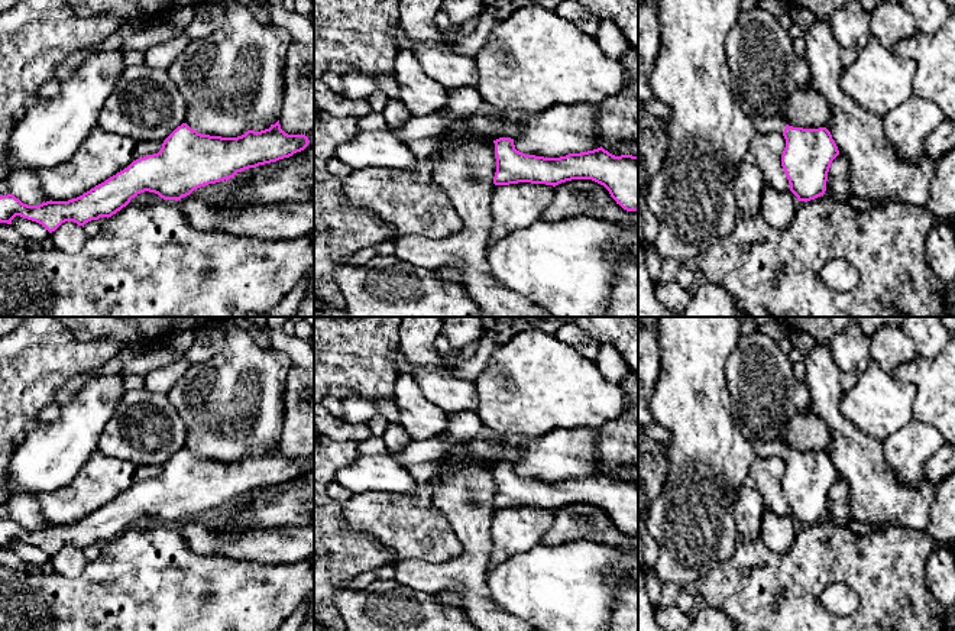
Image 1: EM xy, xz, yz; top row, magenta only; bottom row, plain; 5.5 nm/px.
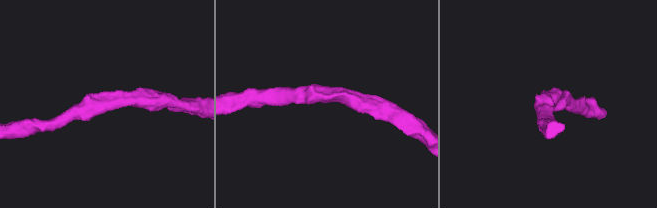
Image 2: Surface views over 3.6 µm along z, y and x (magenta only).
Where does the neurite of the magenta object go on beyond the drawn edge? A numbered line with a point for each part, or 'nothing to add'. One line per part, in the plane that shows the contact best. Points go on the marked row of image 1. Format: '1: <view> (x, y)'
1: yz (763, 125)

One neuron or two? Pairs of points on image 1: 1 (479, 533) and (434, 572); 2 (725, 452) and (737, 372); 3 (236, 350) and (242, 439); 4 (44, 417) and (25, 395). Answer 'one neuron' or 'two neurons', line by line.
1: one neuron
2: two neurons
3: one neuron
4: two neurons

